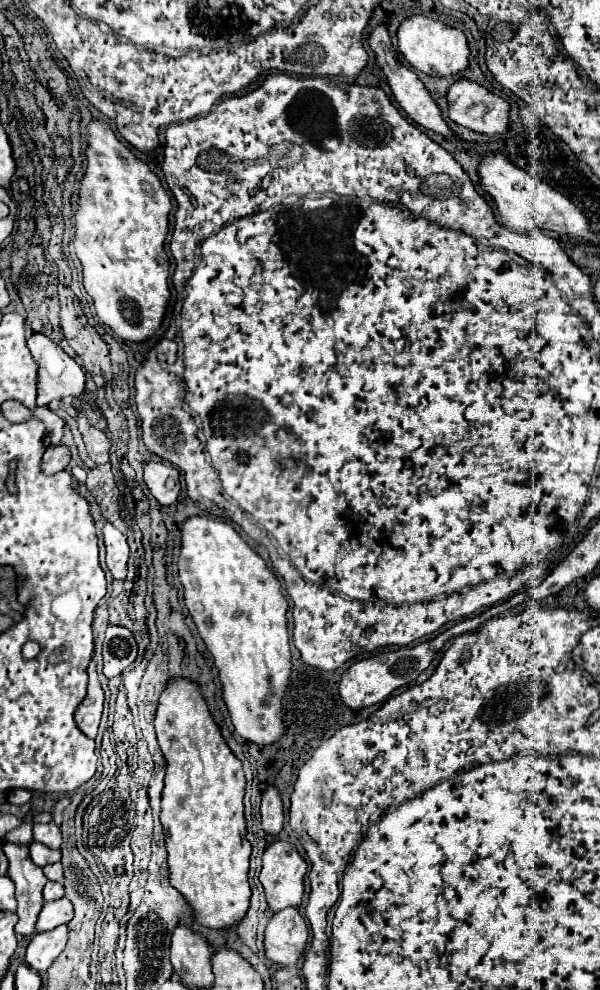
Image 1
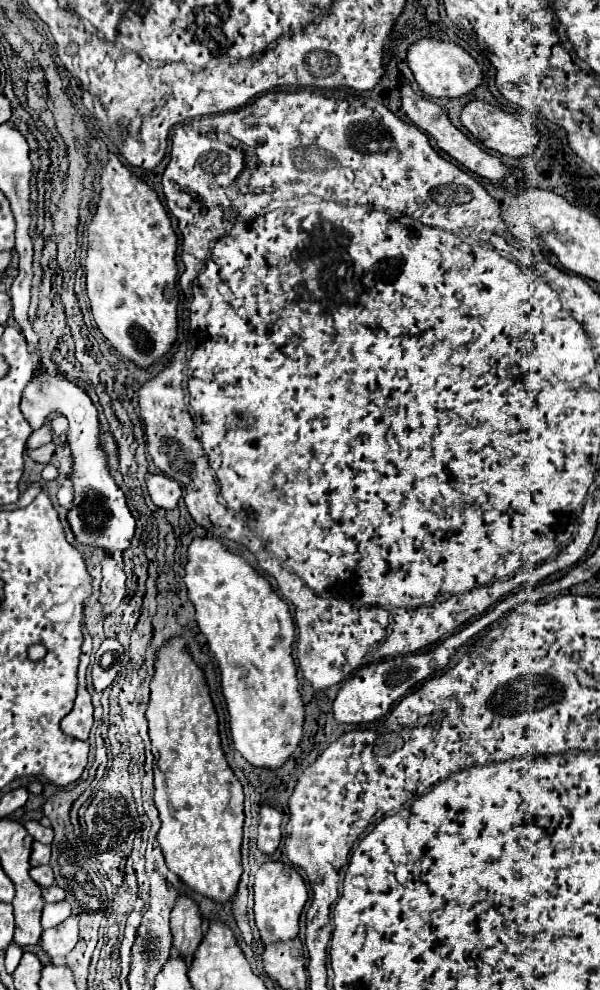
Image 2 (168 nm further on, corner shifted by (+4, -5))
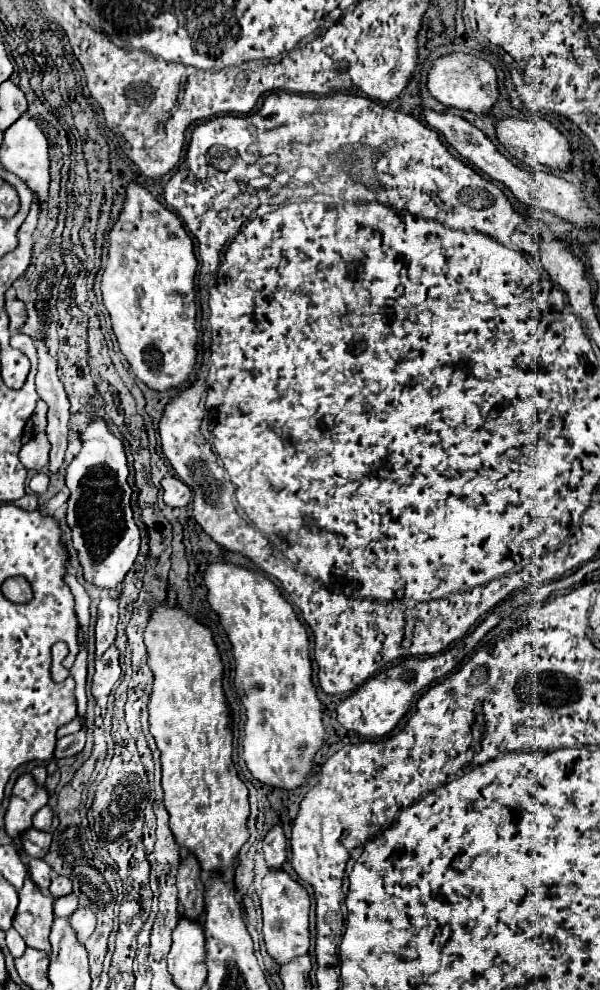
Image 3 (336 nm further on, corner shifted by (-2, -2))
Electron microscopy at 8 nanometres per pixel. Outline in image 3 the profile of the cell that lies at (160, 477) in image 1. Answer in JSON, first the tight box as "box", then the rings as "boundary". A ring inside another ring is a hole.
{"box":[162,476,192,508],"boundary":[[[166,476],[162,480],[162,488],[164,488],[164,502],[172,508],[182,508],[192,498],[192,490],[180,478]]]}

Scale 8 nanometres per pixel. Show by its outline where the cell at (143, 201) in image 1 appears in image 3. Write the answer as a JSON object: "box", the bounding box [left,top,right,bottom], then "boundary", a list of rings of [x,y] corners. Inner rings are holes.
{"box":[102,180,196,390],"boundary":[[[136,180],[126,186],[122,210],[110,230],[108,262],[102,272],[102,298],[130,368],[152,390],[180,386],[196,360],[196,274],[194,244],[172,210],[160,204]]]}

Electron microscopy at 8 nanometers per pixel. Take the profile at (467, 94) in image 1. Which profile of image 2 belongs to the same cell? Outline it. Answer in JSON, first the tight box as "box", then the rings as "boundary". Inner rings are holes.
{"box":[460,101,540,157],"boundary":[[[472,101],[472,103],[468,103],[462,109],[462,117],[460,119],[462,119],[464,127],[476,139],[480,139],[488,149],[494,149],[500,155],[508,155],[508,157],[524,157],[524,155],[530,155],[538,147],[538,141],[540,141],[540,135],[538,135],[538,129],[536,127],[534,127],[534,133],[530,133],[514,115],[504,113],[500,107],[488,105],[484,101]]]}

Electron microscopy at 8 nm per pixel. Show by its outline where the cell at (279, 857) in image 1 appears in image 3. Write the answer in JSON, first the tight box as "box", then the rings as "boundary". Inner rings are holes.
{"box":[262,870,310,964],"boundary":[[[270,870],[262,880],[262,936],[268,954],[278,962],[286,964],[292,958],[306,954],[310,946],[310,932],[308,932],[308,916],[310,916],[310,894],[302,884],[298,884],[288,872],[284,870]]]}

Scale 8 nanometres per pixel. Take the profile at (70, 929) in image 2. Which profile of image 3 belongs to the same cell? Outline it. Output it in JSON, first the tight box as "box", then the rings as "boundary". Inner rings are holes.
{"box":[70,908,96,942],"boundary":[[[78,908],[72,916],[70,916],[70,926],[74,928],[74,932],[78,932],[78,942],[86,942],[90,938],[90,934],[94,932],[96,926],[96,916],[92,910],[88,908]]]}

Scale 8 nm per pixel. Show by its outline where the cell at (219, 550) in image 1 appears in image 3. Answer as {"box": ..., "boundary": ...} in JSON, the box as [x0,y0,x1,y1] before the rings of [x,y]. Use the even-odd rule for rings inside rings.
{"box":[204,562,324,790],"boundary":[[[214,562],[204,572],[204,584],[206,584],[208,604],[218,614],[220,626],[224,628],[232,644],[232,654],[236,660],[234,688],[246,708],[246,724],[244,724],[246,766],[256,780],[268,786],[284,790],[298,788],[306,780],[306,774],[312,770],[312,758],[324,740],[322,708],[316,696],[316,688],[312,684],[306,628],[300,624],[292,604],[280,594],[276,584],[256,570]]]}

